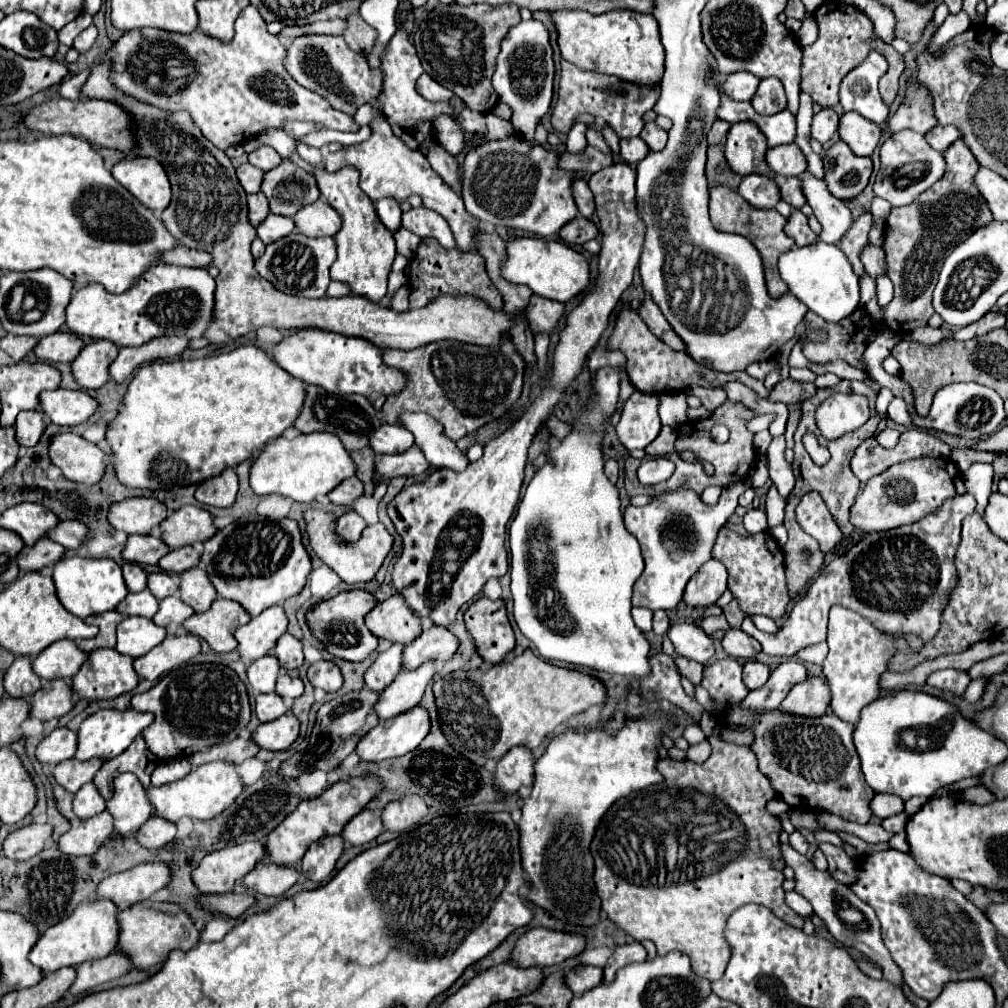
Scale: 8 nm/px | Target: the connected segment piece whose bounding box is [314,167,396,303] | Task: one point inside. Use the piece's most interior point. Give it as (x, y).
(366, 249)

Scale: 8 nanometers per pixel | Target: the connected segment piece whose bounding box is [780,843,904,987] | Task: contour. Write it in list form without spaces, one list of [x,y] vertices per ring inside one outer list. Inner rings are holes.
[[[780,843],[780,851],[782,851],[786,865],[790,865],[794,869],[794,879],[796,879],[794,889],[812,903],[814,913],[826,921],[826,927],[834,935],[834,939],[846,947],[854,947],[860,953],[864,953],[870,961],[874,961],[884,971],[884,979],[888,983],[902,987],[904,985],[902,971],[892,961],[892,957],[888,955],[888,949],[884,947],[884,943],[880,939],[880,925],[878,925],[878,919],[876,919],[876,913],[872,911],[872,907],[868,907],[864,901],[860,901],[856,895],[852,895],[852,891],[848,891],[846,885],[838,883],[828,871],[818,871],[812,865],[812,861],[806,859],[804,855],[800,855],[798,851],[794,851],[792,845]],[[854,917],[858,917],[858,919],[854,919]]]

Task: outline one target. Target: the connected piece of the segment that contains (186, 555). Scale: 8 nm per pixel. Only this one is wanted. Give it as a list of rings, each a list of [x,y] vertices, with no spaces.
[[[186,545],[186,547],[174,549],[168,555],[164,555],[158,565],[166,573],[184,573],[196,567],[198,561],[200,561],[200,551],[196,551],[192,545]]]

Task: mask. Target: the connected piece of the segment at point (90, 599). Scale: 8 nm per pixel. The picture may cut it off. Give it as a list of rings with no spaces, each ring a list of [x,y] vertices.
[[[104,557],[62,559],[54,565],[52,579],[54,579],[60,603],[80,619],[86,619],[96,613],[112,611],[128,595],[126,581],[122,577],[122,567],[114,559],[104,559]]]

